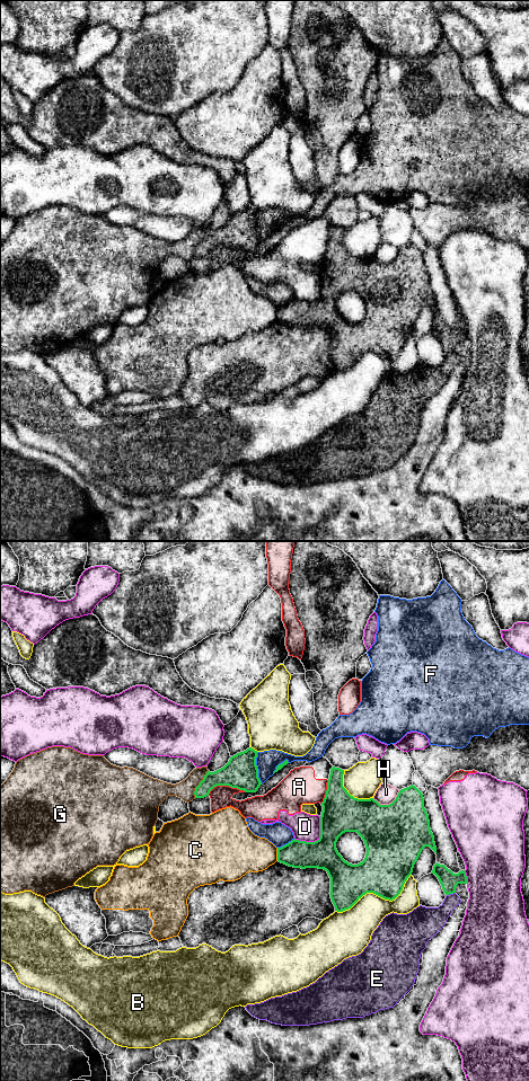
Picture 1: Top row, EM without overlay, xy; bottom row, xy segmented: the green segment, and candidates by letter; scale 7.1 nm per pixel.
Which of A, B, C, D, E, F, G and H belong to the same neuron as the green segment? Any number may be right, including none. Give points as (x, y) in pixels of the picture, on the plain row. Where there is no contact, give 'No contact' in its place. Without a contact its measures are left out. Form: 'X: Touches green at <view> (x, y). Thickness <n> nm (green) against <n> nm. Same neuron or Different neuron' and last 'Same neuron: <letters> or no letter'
A: Touches green at xy (226, 244). Thickness 240 nm (green) against 150 nm. Different neuron
B: Touches green at xy (377, 353). Thickness 340 nm (green) against 260 nm. Different neuron
C: Touches green at xy (278, 313). Thickness 190 nm (green) against 300 nm. Different neuron
D: Touches green at xy (317, 299). Thickness 260 nm (green) against 190 nm. Different neuron
E: Touches green at xy (450, 352). Thickness 130 nm (green) against 190 nm. Different neuron
F: Touches green at xy (256, 227). Thickness 240 nm (green) against 150 nm. Different neuron
G: Touches green at xy (200, 242). Thickness 180 nm (green) against 130 nm. Different neuron
H: Touches green at xy (387, 264). Thickness 440 nm (green) against 140 nm. Different neuron
Same neuron: no letter

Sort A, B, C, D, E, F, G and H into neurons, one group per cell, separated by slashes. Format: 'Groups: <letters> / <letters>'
Groups: A D / B / C / E / F / G / H

